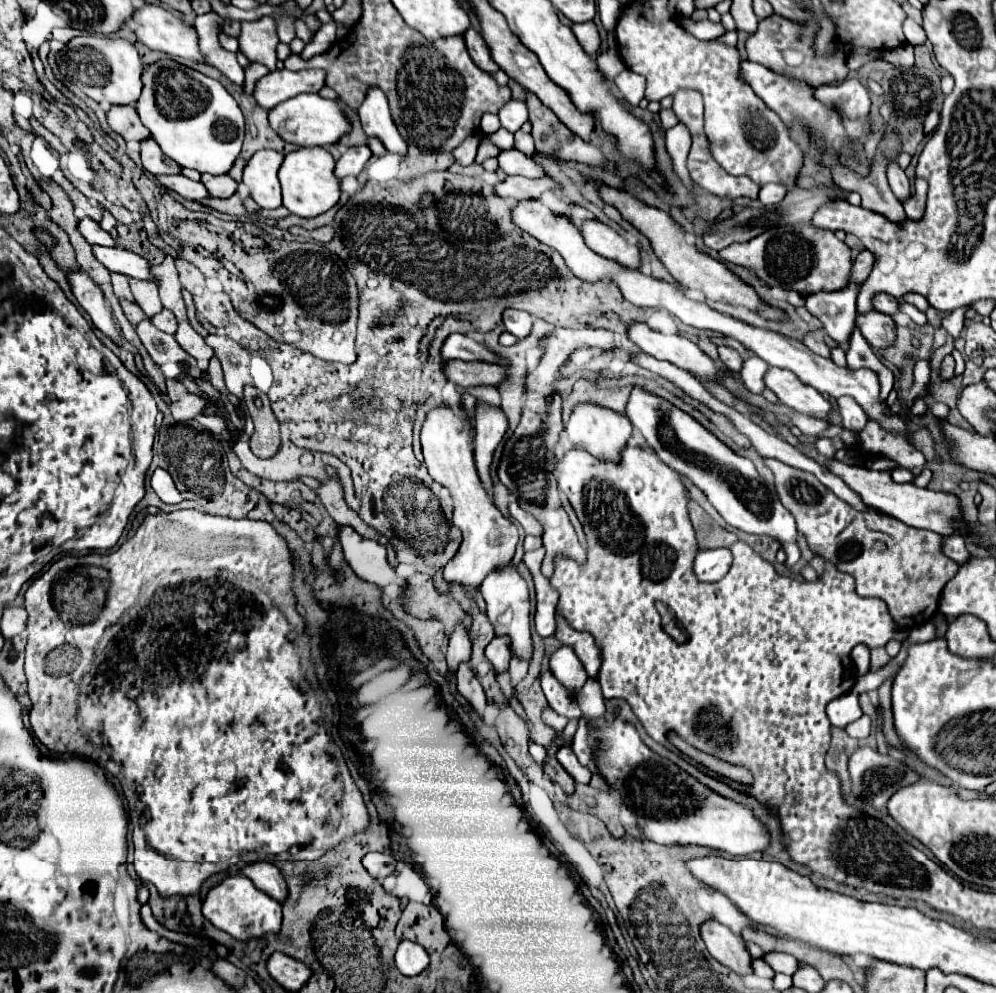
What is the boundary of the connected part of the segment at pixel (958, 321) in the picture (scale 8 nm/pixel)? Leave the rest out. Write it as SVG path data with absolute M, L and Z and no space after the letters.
M965 306L958 308L947 315L942 321L942 326L948 331L950 335L953 335L953 337L956 339L959 337L964 327L965 310Z

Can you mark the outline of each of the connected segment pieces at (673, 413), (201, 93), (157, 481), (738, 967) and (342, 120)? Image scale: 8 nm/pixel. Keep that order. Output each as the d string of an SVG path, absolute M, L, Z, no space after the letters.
M642 388L632 390L626 412L632 426L640 430L648 446L656 450L658 458L698 486L728 524L750 534L770 534L780 540L782 550L786 552L786 566L800 560L800 550L796 546L796 522L792 514L782 506L774 484L766 482L748 458L740 458L692 416L670 402L644 392Z
M160 60L146 68L144 90L136 110L162 152L182 168L222 176L228 174L242 150L244 118L236 100L218 80L174 60Z
M162 468L154 470L154 474L150 478L150 486L156 492L156 496L166 504L178 504L182 500L182 494L176 490L172 476Z
M720 922L702 924L702 940L714 960L728 966L738 976L752 974L752 956L746 950L746 942L738 932L732 932Z
M300 94L300 96L294 96L294 98L278 104L276 108L270 110L268 120L270 120L270 126L286 142L292 142L296 146L308 146L308 148L336 144L336 142L340 142L340 138L344 138L352 130L352 122L346 116L346 112L342 110L342 106L336 100L326 100L318 94Z

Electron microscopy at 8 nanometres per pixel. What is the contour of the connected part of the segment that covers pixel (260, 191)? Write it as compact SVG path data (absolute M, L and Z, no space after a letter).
M258 150L244 168L242 182L252 190L252 198L262 208L282 206L278 168L284 162L284 154L276 150Z

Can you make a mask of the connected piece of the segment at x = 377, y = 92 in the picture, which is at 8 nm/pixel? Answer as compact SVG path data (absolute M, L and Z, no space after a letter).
M370 86L362 106L358 108L358 114L360 114L362 128L368 136L380 138L388 152L406 156L408 146L394 126L394 120L390 116L390 108L388 108L388 98L380 88Z

